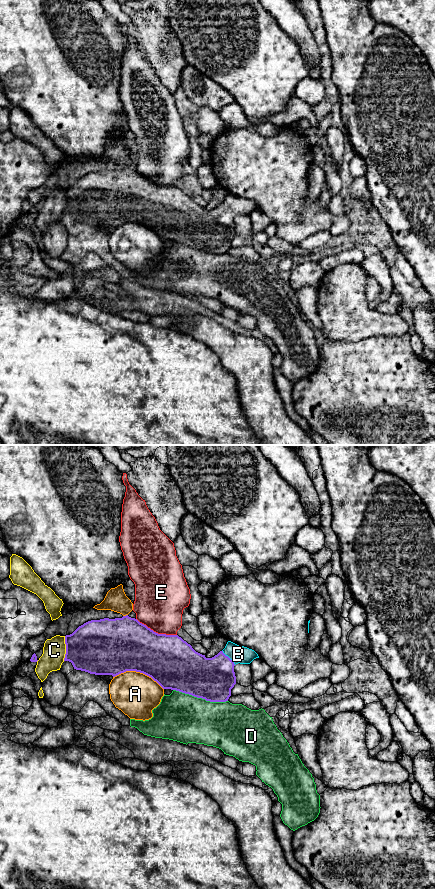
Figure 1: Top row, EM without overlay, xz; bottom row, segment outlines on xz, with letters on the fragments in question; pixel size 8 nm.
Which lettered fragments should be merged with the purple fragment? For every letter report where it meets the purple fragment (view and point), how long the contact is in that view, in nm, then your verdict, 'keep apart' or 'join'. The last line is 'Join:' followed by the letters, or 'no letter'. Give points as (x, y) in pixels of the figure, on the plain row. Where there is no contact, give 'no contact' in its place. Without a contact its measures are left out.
A: contact xz (138, 223); length 420 nm; keep apart
B: contact xz (228, 209); length 160 nm; join
C: contact xz (66, 200); length 200 nm; keep apart
D: contact xz (200, 249); length 460 nm; keep apart
E: contact xz (155, 184); length 360 nm; keep apart
Join: B

